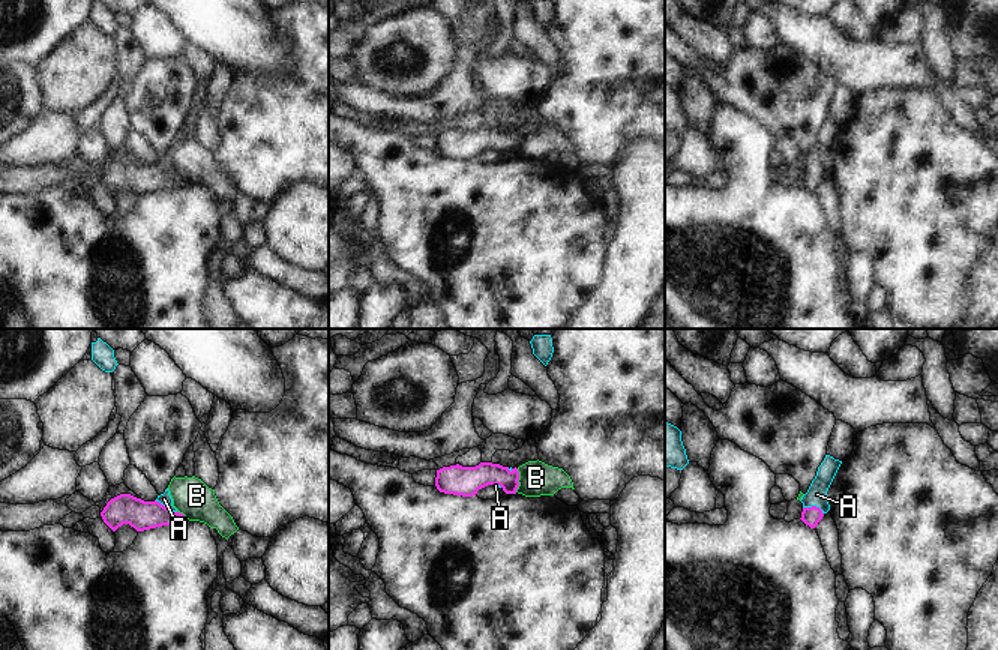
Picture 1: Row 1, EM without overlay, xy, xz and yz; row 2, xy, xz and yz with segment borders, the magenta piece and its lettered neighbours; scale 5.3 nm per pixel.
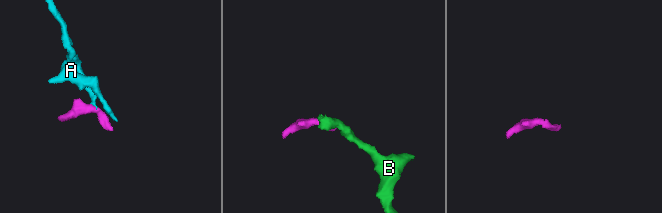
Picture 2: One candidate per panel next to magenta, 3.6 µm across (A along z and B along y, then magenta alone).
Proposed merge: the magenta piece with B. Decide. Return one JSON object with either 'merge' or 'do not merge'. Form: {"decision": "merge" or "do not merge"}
{"decision": "do not merge"}

